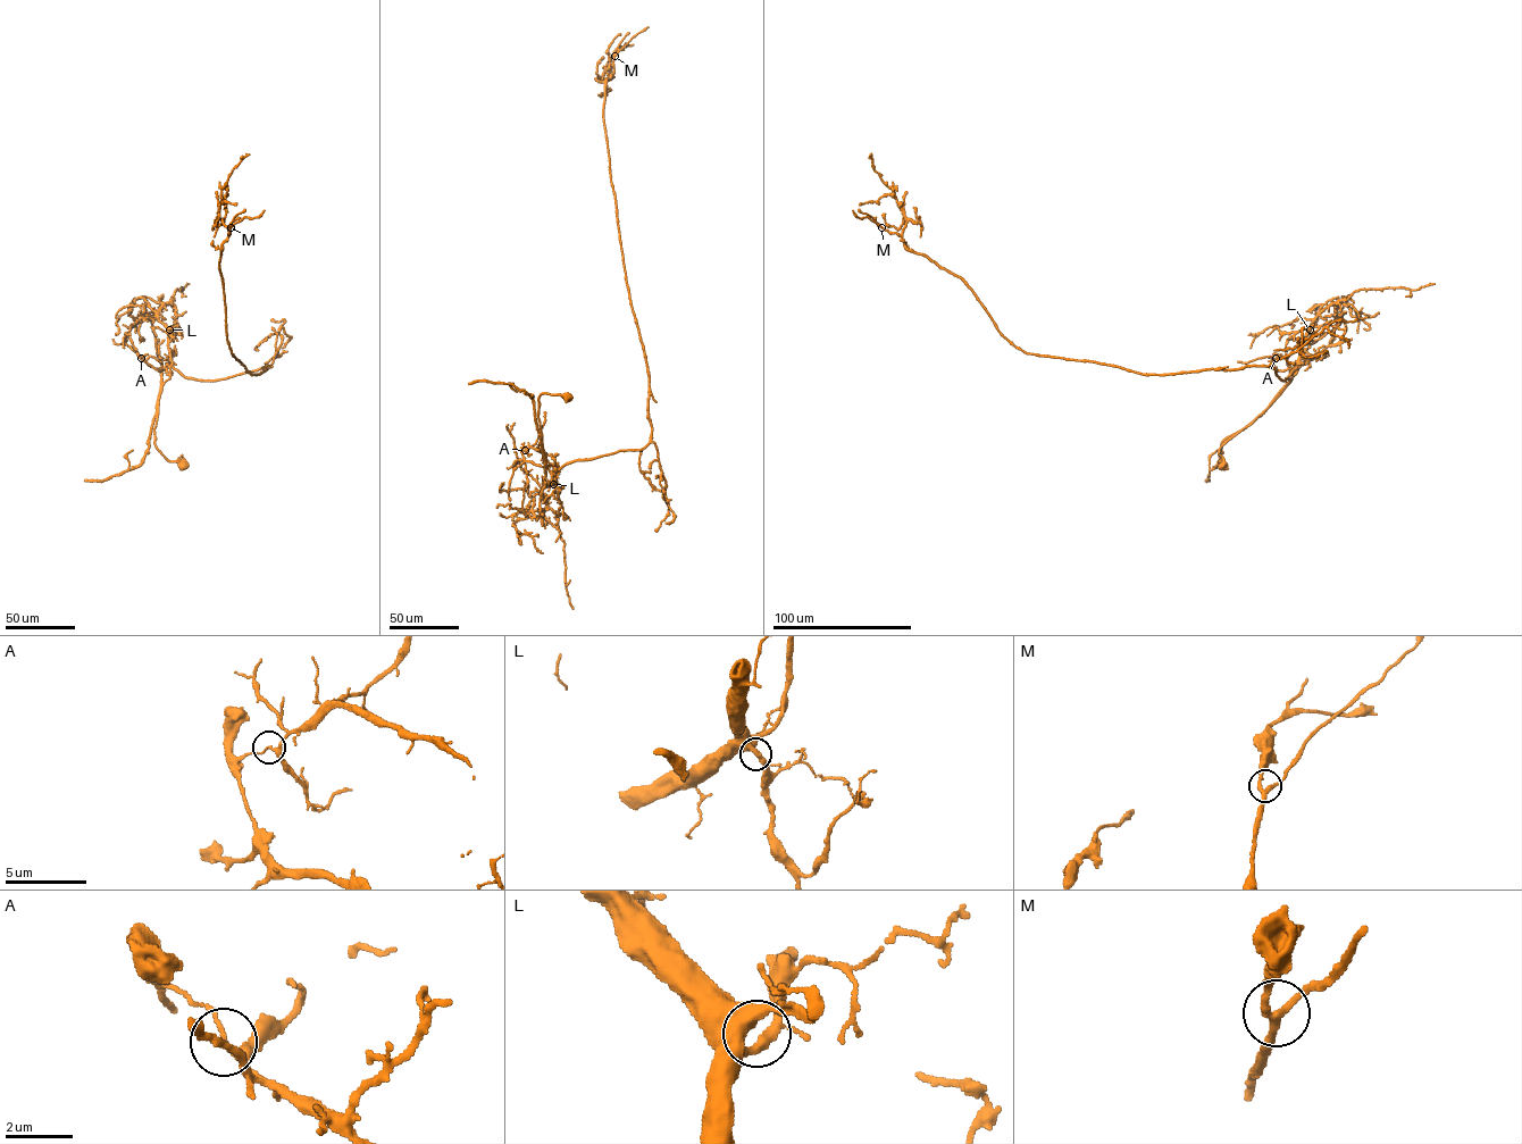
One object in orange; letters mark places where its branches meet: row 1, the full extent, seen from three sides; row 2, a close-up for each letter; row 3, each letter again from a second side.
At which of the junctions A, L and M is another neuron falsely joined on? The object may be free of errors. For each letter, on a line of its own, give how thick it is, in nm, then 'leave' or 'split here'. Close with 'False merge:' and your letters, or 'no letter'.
A: 180 nm thick; split here
L: 240 nm thick; leave
M: 240 nm thick; leave
False merge: A

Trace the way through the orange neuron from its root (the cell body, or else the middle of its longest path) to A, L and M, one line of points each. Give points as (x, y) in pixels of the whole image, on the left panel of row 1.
A: (183, 465), (169, 461), (156, 445), (161, 372), (141, 358)
L: (183, 465), (169, 461), (155, 443), (158, 399), (162, 385), (169, 377), (172, 364), (169, 330)
M: (183, 465), (155, 443), (170, 366), (209, 381), (268, 366), (250, 374), (227, 339), (219, 260), (231, 227)

